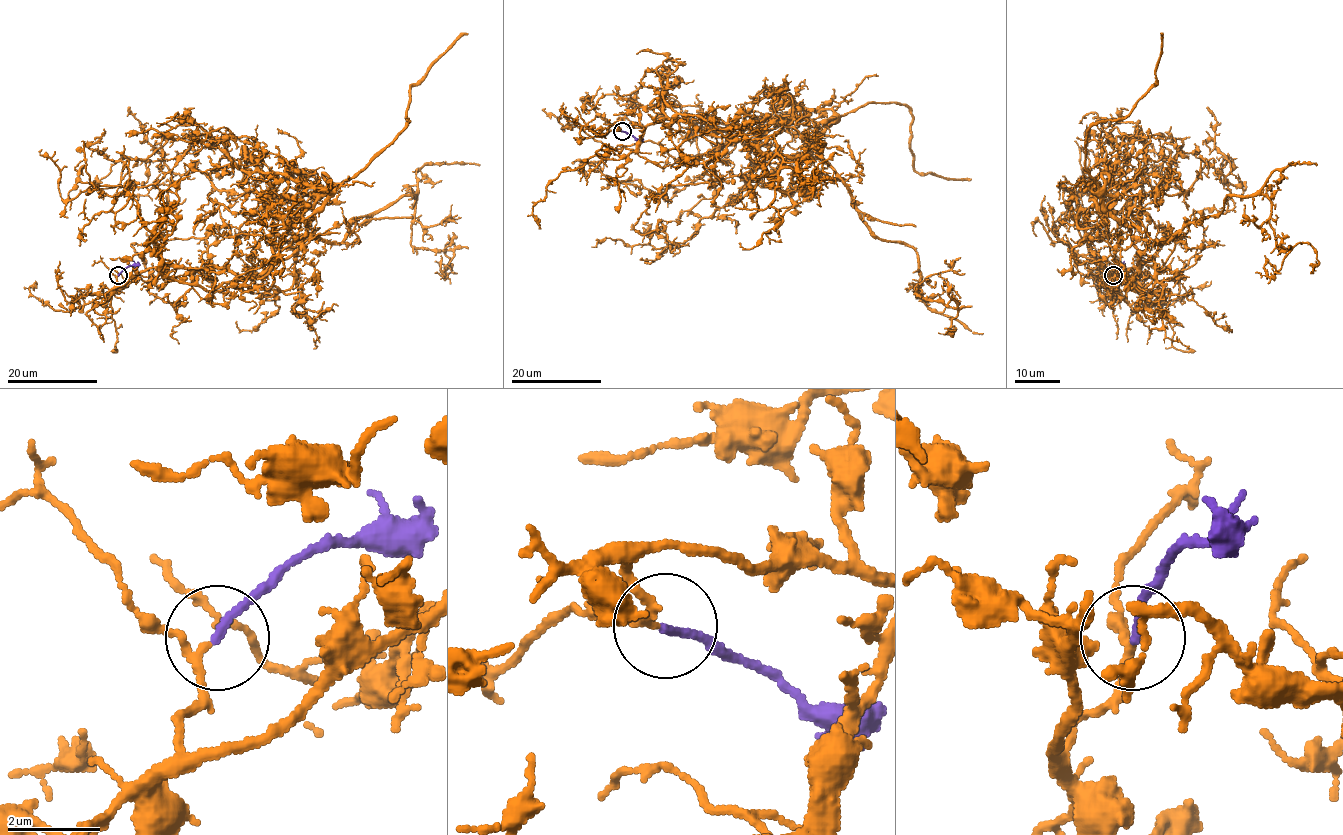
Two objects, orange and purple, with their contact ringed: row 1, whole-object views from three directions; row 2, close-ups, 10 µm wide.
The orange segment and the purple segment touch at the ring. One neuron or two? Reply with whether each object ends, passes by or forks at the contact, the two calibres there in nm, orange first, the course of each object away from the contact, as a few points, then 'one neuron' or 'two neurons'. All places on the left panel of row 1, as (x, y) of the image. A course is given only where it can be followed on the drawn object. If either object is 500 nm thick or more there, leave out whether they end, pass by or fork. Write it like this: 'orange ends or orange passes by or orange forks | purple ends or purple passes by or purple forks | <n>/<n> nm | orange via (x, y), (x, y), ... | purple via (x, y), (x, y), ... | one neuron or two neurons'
orange passes by | purple ends | 150/160 nm | orange via (118, 275), (261, 279), (287, 184), (241, 171), (198, 126), (157, 181), (64, 200), (41, 149) | purple via (118, 275), (126, 267), (139, 263) | one neuron

